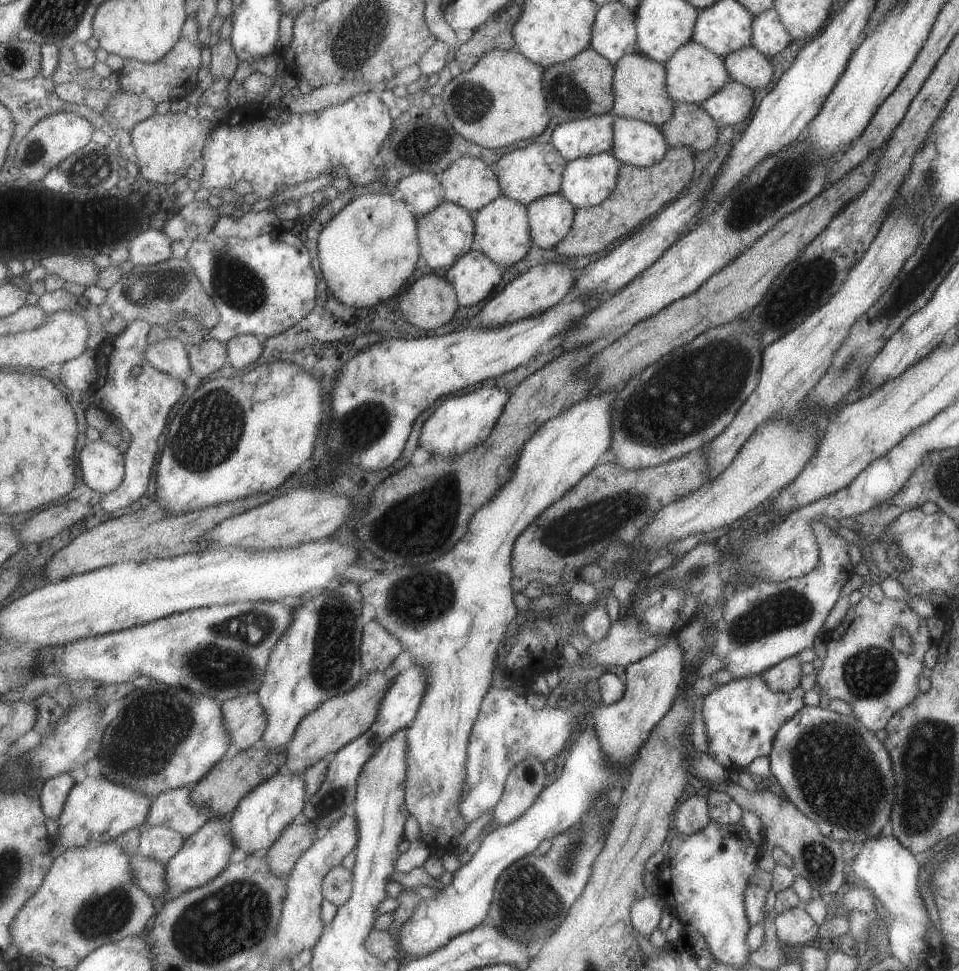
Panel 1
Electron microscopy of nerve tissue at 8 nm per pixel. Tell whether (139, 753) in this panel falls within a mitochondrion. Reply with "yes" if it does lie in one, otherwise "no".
yes

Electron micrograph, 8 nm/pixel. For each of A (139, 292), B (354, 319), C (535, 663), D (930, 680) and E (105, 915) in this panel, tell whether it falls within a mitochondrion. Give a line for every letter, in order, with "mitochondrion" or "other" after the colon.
A: mitochondrion
B: other
C: other
D: other
E: mitochondrion

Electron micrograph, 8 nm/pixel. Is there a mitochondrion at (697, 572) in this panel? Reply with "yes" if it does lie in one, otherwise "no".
yes

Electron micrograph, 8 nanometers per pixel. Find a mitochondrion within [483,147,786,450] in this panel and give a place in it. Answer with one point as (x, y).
(665, 418)

